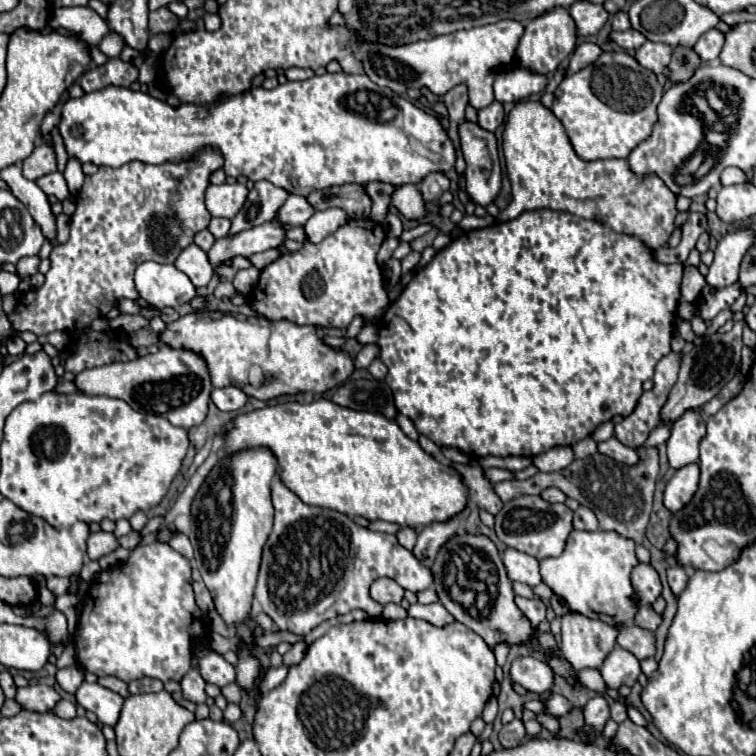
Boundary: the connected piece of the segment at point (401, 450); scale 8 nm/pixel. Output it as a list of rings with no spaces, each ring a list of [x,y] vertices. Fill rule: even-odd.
[[[326,399],[308,405],[272,405],[238,415],[226,433],[226,449],[240,451],[246,447],[270,447],[282,467],[280,477],[284,485],[304,503],[334,509],[350,517],[358,515],[370,521],[394,521],[402,527],[418,529],[430,523],[450,521],[468,505],[468,485],[464,477],[456,469],[438,463],[418,445],[418,441],[408,439],[396,421],[368,411],[352,411]]]

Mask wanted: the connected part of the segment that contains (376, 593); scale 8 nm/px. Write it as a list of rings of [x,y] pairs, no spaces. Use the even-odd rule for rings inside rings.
[[[376,579],[376,583],[370,587],[370,595],[382,605],[400,603],[404,599],[404,589],[392,579]]]

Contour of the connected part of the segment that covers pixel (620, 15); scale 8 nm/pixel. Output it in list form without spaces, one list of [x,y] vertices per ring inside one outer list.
[[[618,11],[614,17],[612,17],[612,29],[614,31],[626,31],[630,29],[630,21],[628,21],[628,13],[626,11]]]

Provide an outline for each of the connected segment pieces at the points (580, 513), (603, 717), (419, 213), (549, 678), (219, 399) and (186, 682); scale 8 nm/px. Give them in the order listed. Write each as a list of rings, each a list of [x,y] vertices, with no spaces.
[[[578,507],[574,511],[574,529],[584,529],[584,531],[598,531],[598,519],[592,509],[588,507]]]
[[[596,695],[594,699],[590,699],[584,707],[584,723],[596,731],[596,733],[602,733],[606,721],[610,719],[610,709],[608,709],[608,703],[602,695]]]
[[[402,185],[402,187],[396,187],[392,197],[390,197],[390,205],[396,207],[396,211],[410,219],[410,221],[420,221],[428,215],[428,207],[426,207],[426,201],[422,197],[422,191],[420,187],[416,185]]]
[[[532,655],[518,657],[512,663],[510,677],[514,683],[522,685],[532,693],[548,693],[552,691],[552,685],[554,685],[554,671],[544,661]]]
[[[222,387],[212,391],[212,403],[220,411],[238,411],[248,401],[248,395],[238,387]]]
[[[190,669],[188,675],[180,681],[182,683],[182,693],[188,701],[194,703],[206,703],[208,695],[206,695],[206,681],[202,679],[198,669]]]

